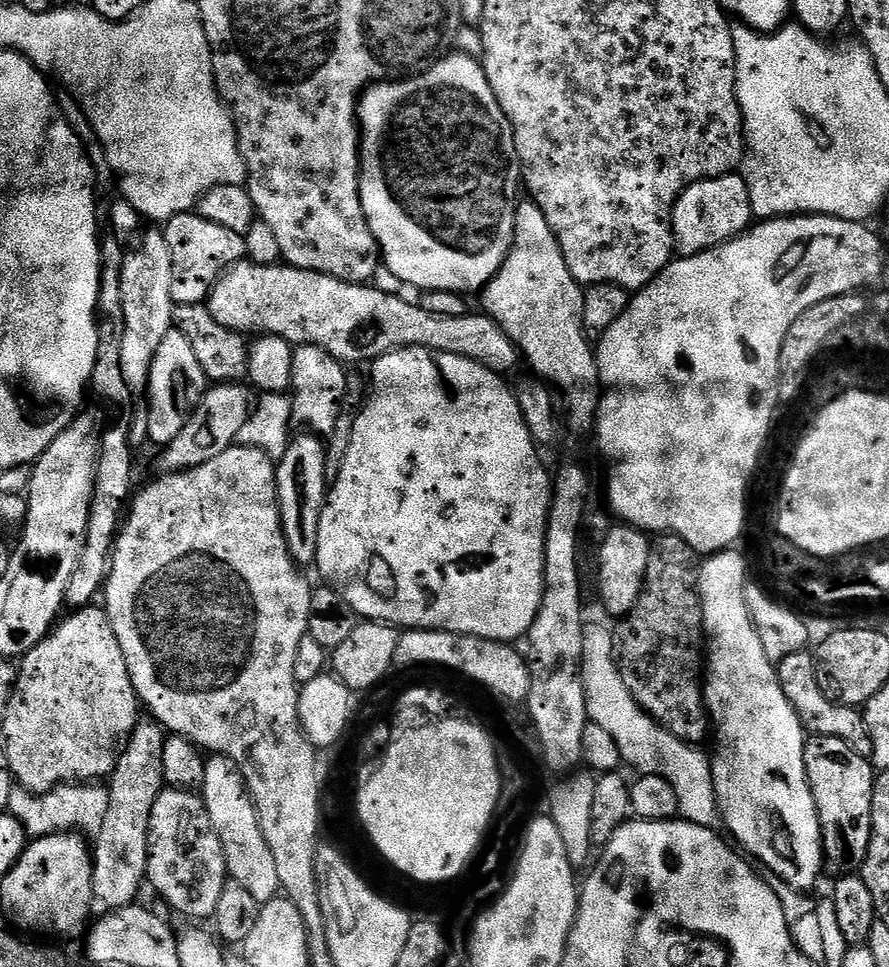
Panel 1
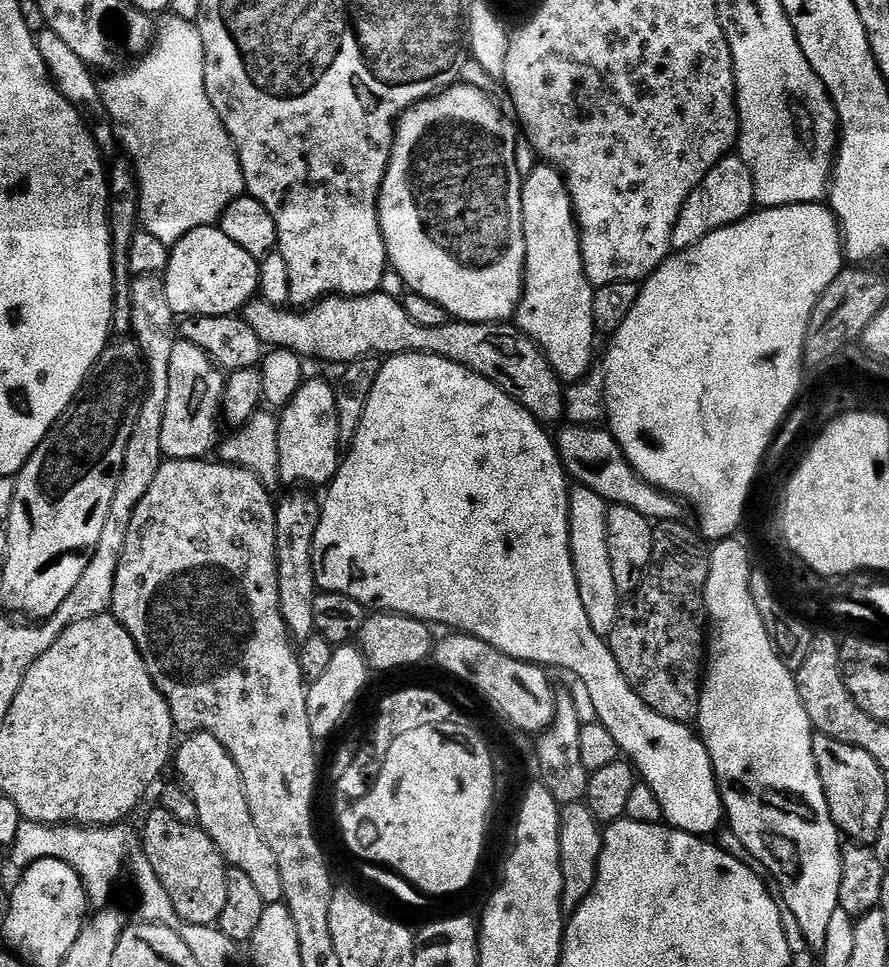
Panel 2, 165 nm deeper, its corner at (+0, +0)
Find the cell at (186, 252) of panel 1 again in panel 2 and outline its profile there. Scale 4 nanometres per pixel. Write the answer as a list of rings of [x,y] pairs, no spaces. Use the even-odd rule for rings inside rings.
[[[218,226],[192,230],[177,244],[171,245],[168,269],[163,275],[166,302],[177,318],[194,316],[235,316],[243,313],[249,304],[260,296],[260,260],[252,257],[233,239],[228,238]]]

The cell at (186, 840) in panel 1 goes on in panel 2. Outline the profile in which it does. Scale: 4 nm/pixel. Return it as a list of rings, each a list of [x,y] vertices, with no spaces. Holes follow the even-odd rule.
[[[157,807],[155,811],[149,814],[148,821],[144,824],[142,855],[150,862],[158,882],[162,882],[170,902],[174,902],[174,910],[184,919],[185,924],[215,925],[222,914],[228,893],[228,868],[223,854],[216,849],[216,844],[203,828],[196,824],[178,822],[178,818],[171,816],[165,808]]]

